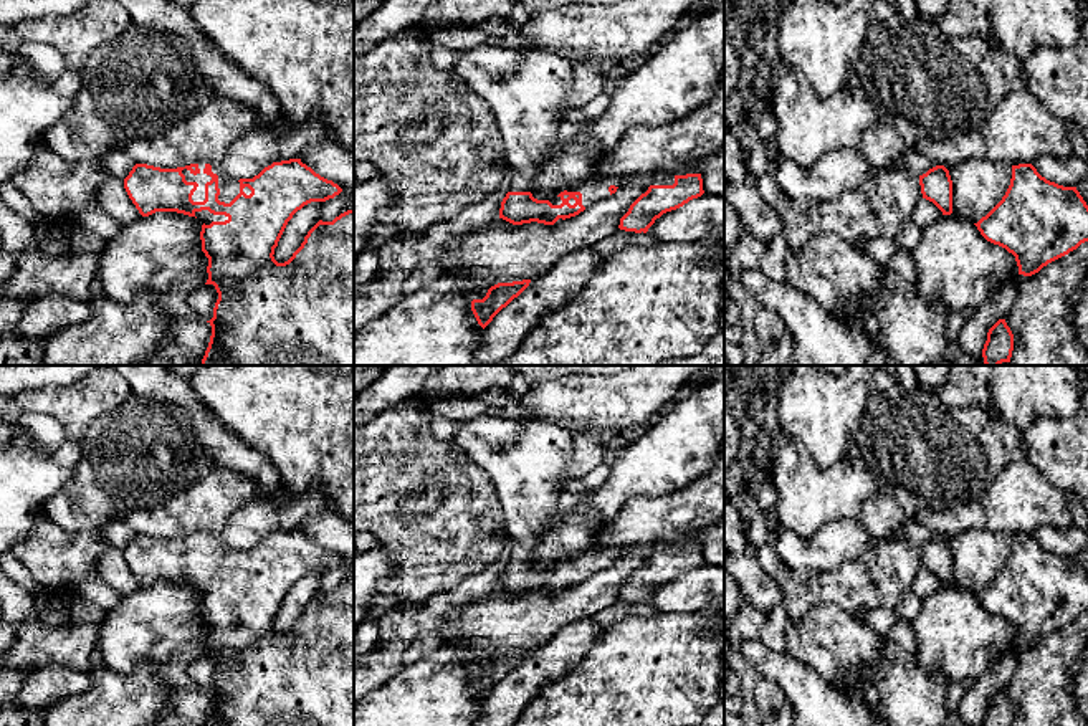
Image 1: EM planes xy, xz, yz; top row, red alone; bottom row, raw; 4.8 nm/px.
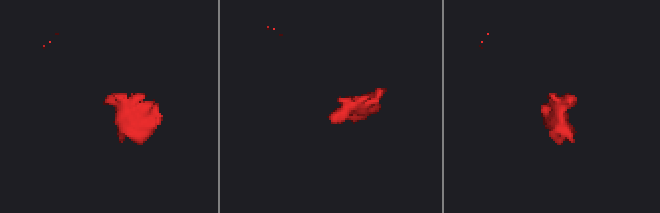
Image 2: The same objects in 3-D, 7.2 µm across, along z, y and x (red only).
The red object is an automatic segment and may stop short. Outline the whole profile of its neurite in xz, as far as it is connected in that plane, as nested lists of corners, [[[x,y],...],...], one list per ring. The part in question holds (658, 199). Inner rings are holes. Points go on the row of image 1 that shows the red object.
[[[665,172],[650,180],[642,193],[620,218],[620,230],[647,233],[663,213],[676,210],[704,193],[701,174],[675,175]]]

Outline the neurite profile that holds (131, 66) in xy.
[[[132,23],[121,36],[93,50],[81,71],[81,88],[73,111],[46,129],[45,149],[68,160],[98,160],[106,150],[116,149],[136,137],[159,136],[185,121],[215,98],[205,76],[197,69],[190,48],[167,31],[141,28]]]

